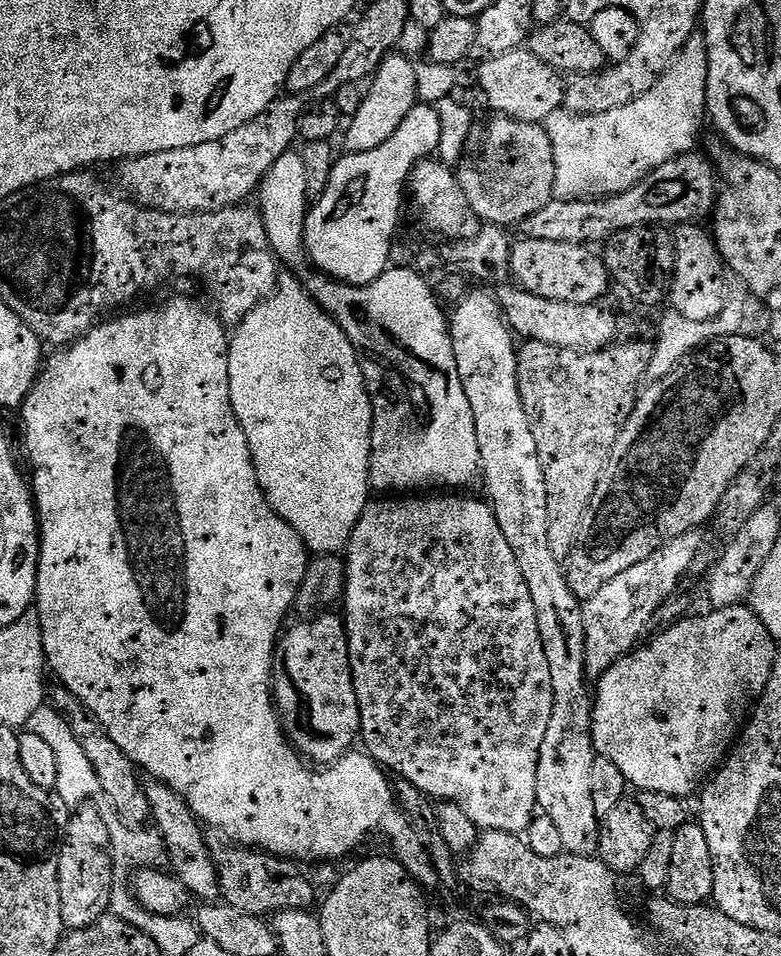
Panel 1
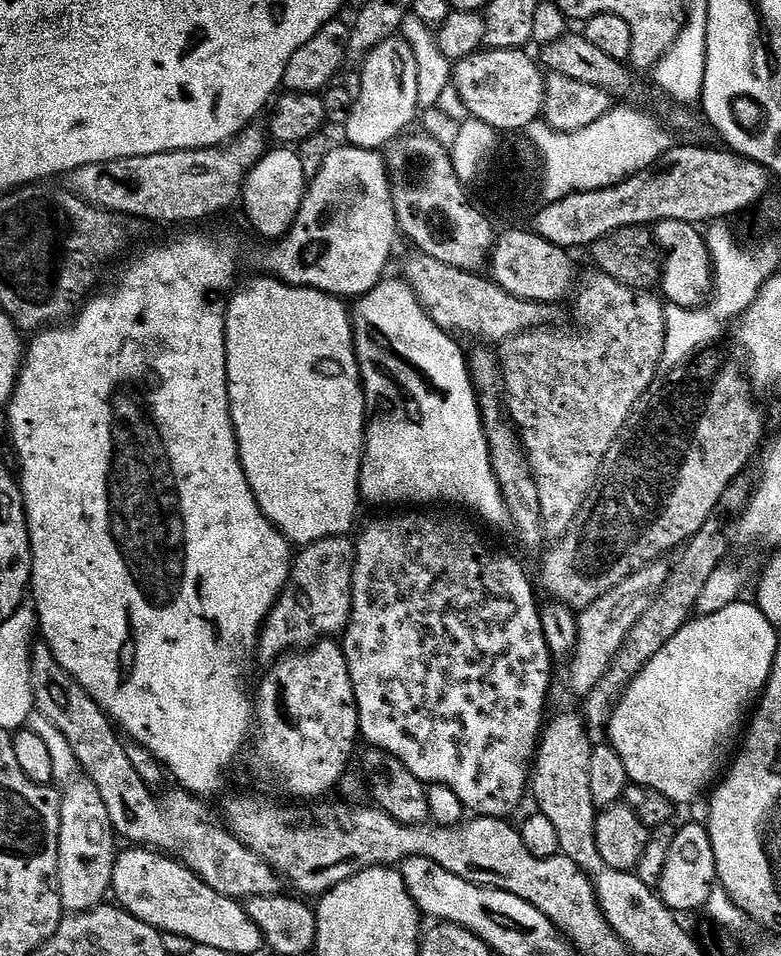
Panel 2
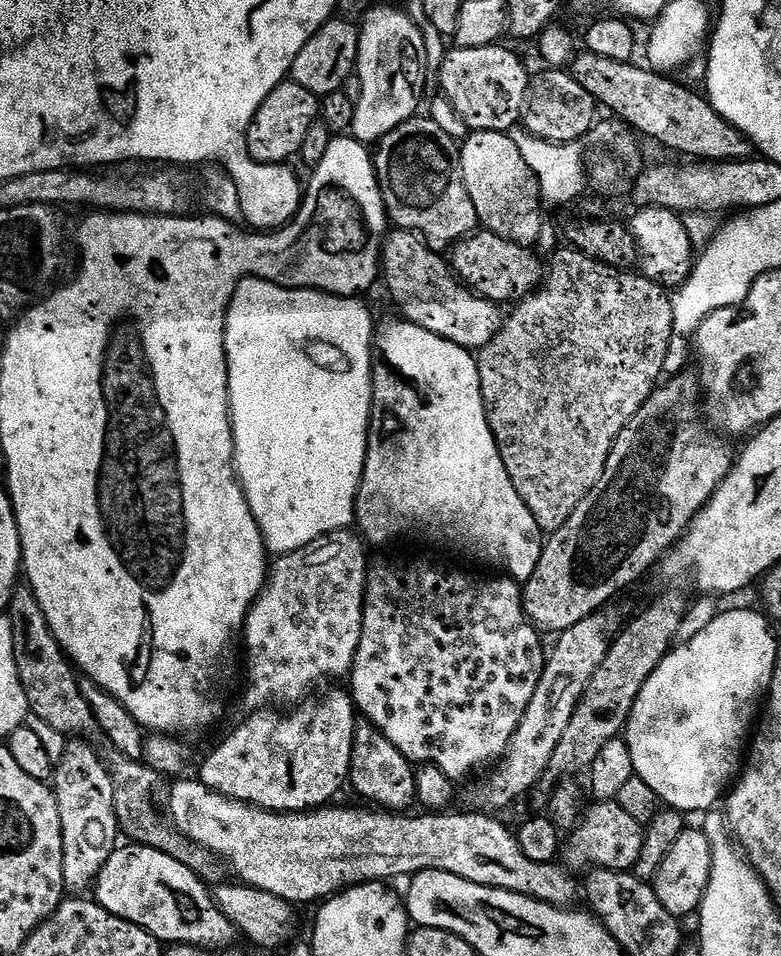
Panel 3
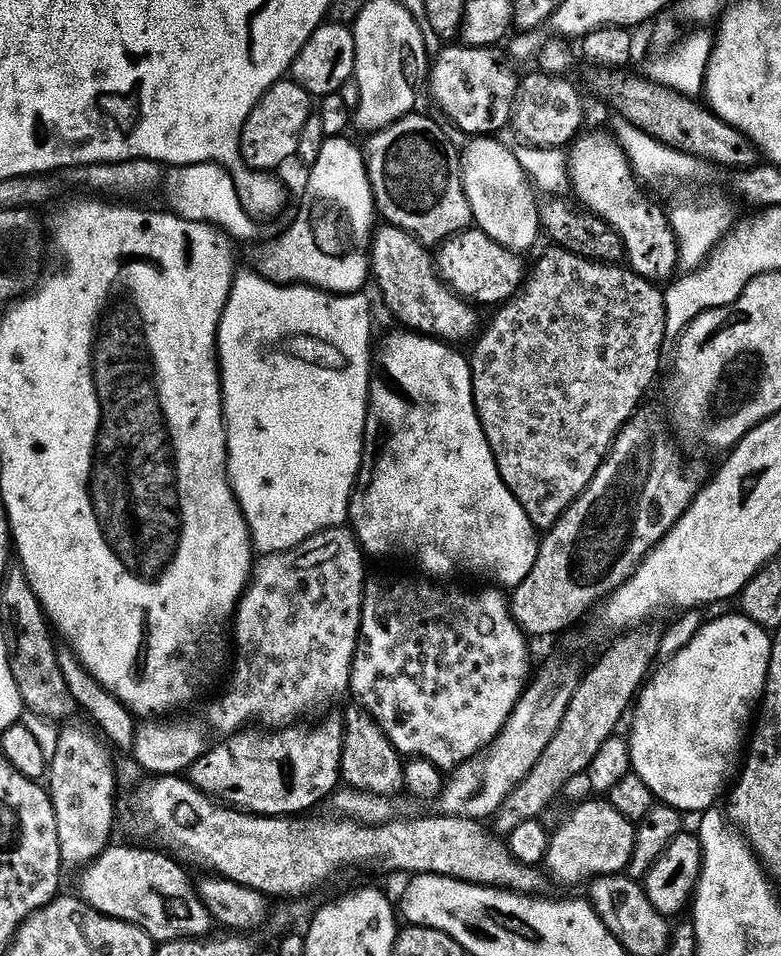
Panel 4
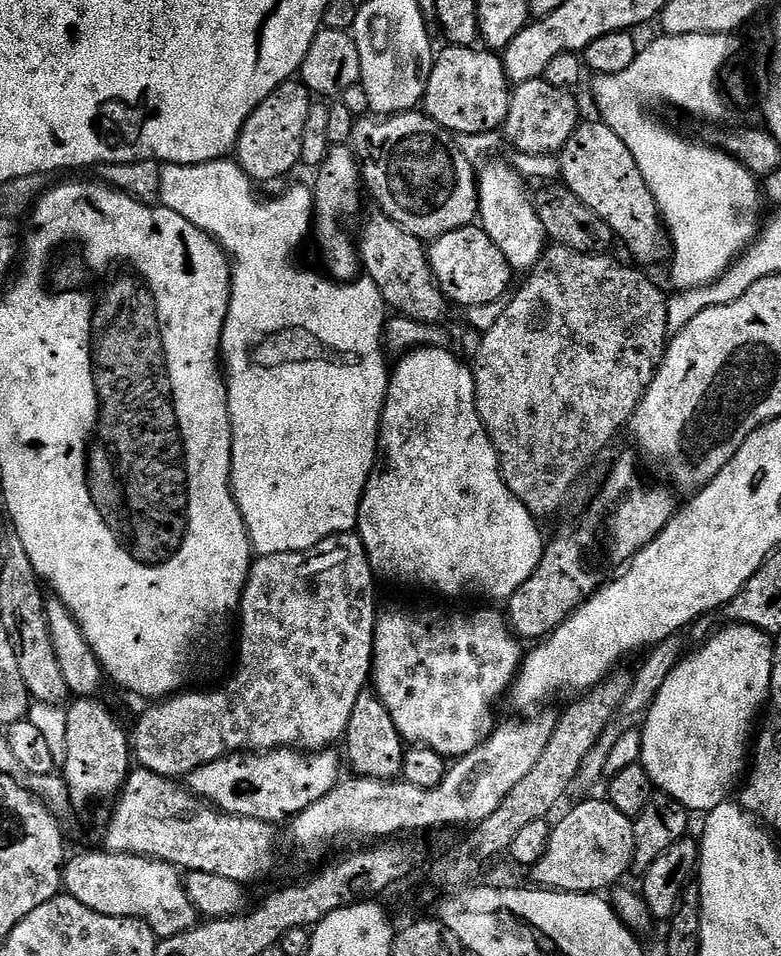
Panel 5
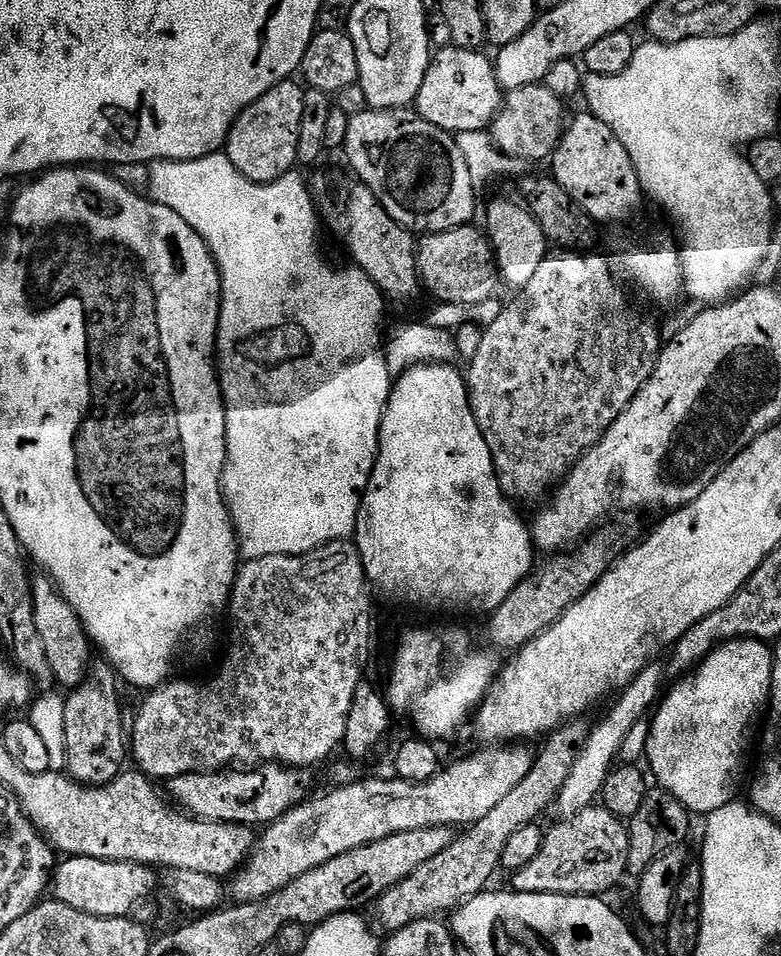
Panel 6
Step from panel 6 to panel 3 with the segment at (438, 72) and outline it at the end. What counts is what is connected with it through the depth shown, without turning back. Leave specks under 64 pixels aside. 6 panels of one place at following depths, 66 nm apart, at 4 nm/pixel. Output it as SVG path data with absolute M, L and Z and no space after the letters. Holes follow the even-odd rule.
M453 47L452 53L440 64L440 88L448 95L449 102L460 108L462 119L470 119L472 107L476 107L476 120L480 123L477 125L492 126L497 120L500 123L497 125L512 130L512 127L518 124L518 110L525 107L530 76L524 73L523 62L510 49L500 47Z

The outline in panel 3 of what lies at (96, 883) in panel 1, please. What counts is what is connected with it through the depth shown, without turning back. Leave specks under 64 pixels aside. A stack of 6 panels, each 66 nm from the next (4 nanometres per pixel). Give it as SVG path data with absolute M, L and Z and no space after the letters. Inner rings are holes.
M72 742L64 749L54 768L54 791L58 802L58 818L62 822L63 846L63 882L65 891L72 896L82 896L89 893L103 871L105 862L115 851L120 832L120 823L114 810L114 788L108 769L104 767L99 753L86 742Z

